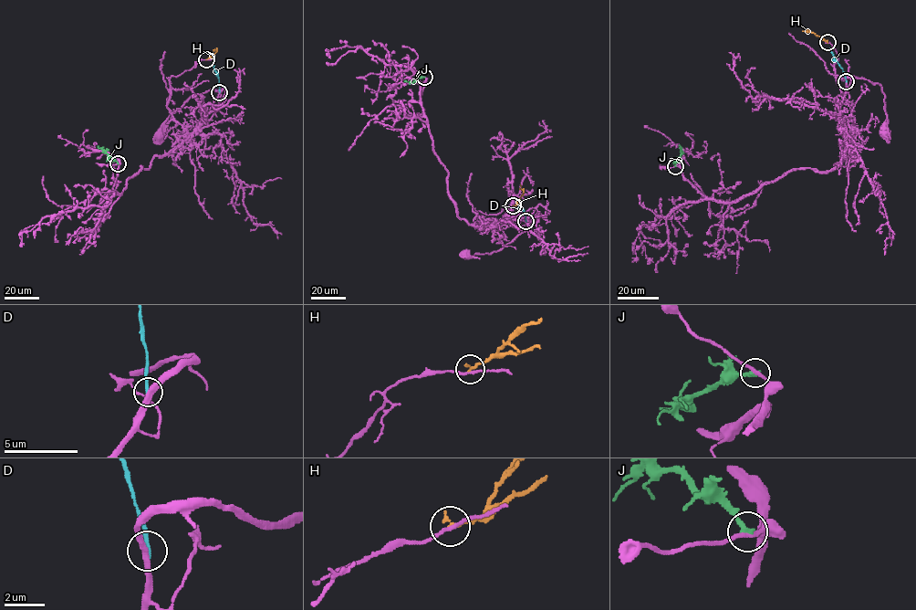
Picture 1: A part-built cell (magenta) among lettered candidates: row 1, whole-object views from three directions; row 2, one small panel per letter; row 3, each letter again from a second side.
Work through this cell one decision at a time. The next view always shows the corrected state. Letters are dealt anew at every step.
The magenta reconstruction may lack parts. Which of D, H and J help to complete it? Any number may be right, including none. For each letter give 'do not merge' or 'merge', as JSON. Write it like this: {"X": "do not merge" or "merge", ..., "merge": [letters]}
{"D": "do not merge", "H": "do not merge", "J": "do not merge", "merge": []}

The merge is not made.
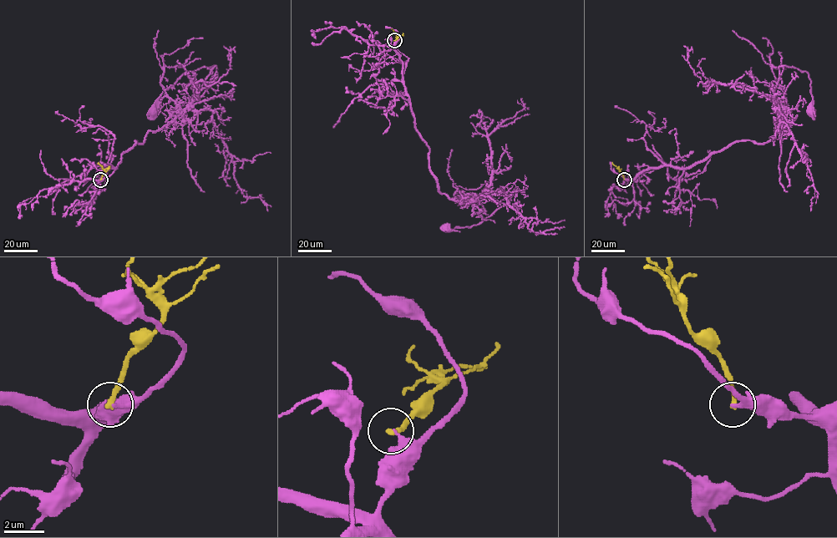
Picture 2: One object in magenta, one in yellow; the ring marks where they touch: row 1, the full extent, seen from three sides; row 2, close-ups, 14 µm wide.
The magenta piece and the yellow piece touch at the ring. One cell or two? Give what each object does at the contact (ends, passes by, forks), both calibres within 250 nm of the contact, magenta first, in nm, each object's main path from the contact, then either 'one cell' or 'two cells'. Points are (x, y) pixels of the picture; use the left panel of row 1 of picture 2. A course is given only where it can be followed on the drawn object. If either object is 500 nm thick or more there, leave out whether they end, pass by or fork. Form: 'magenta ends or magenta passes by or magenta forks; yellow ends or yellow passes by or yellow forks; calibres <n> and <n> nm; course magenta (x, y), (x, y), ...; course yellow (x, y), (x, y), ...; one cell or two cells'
magenta ends; yellow ends; calibres 280 and 280 nm; course magenta (101, 179), (135, 141), (143, 143), (149, 130), (163, 128), (186, 109), (215, 65), (186, 71), (152, 111); course yellow (100, 179), (104, 171), (98, 162); two cells

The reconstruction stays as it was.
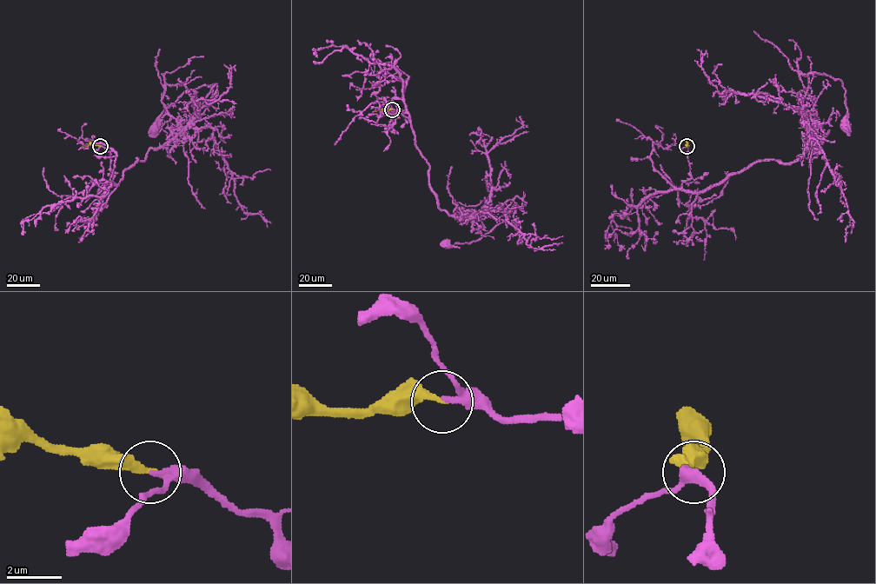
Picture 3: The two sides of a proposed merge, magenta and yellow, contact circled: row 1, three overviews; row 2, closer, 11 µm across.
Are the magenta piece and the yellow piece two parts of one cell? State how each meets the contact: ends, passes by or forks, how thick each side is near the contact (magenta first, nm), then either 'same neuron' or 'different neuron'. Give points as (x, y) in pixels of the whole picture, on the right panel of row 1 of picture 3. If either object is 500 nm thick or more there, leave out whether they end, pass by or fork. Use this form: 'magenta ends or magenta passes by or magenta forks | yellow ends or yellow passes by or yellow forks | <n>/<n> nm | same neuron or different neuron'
magenta passes by | yellow ends | 190/260 nm | same neuron

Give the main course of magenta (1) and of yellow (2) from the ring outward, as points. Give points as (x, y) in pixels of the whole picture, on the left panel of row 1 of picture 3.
1: (100, 146), (118, 184), (136, 158), (193, 121), (216, 83), (188, 89), (153, 129)
2: (100, 146), (82, 146)

